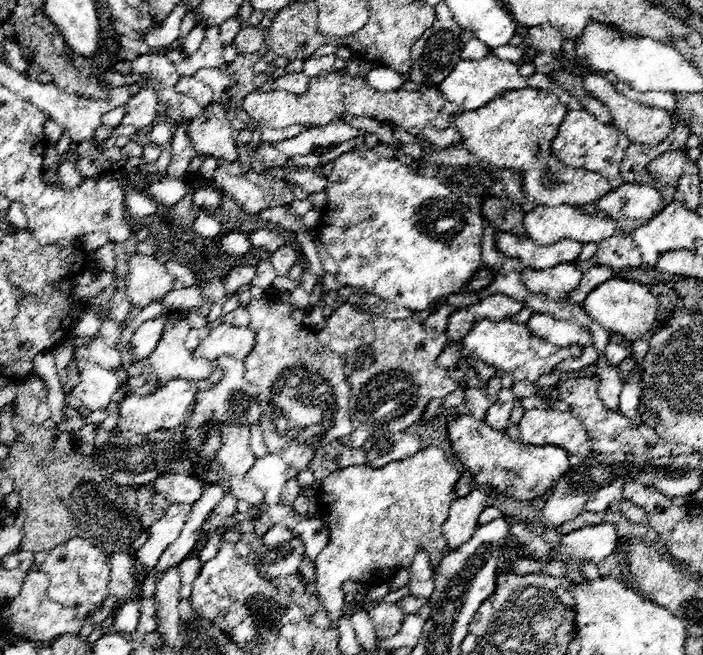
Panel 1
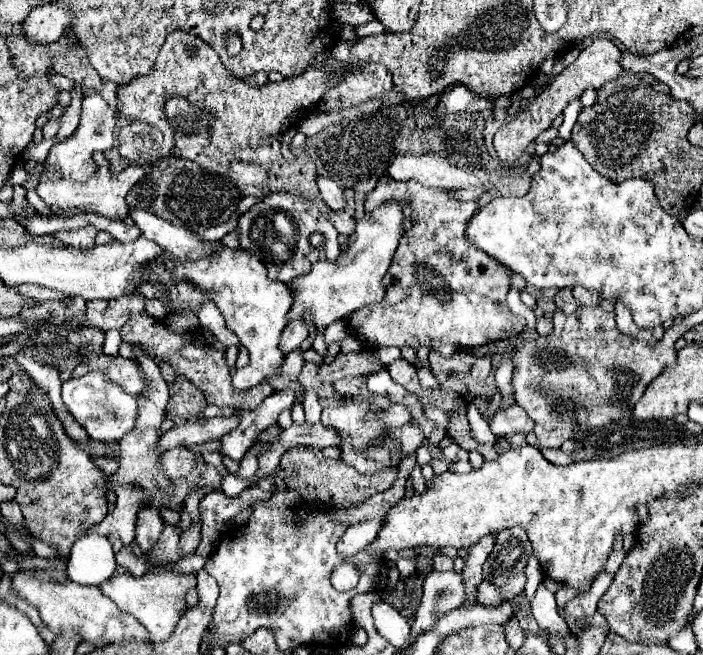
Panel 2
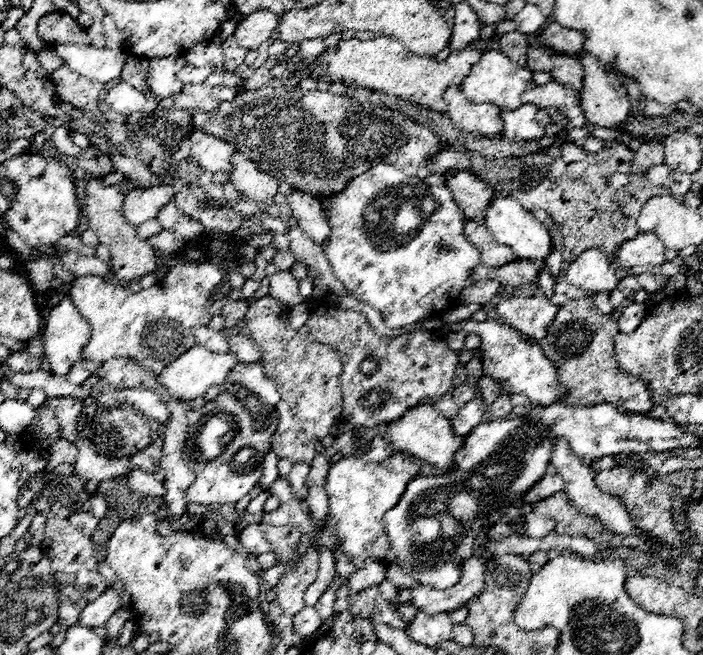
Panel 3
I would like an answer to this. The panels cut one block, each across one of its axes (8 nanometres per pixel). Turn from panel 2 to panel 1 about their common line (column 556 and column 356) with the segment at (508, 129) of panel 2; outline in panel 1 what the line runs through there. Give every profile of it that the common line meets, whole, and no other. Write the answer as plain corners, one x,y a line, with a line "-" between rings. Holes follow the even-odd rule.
322,70
318,76
312,76
304,94
290,94
284,90
270,90
270,92
252,92
244,98
242,110
246,112
250,122
260,122
262,126
270,128
286,128
290,124
310,124
326,126
338,120
340,114
352,116
368,116
376,120
392,120
396,126
404,128
406,132
424,138
430,142
432,148
440,150
454,142
460,142
460,134
450,120
452,114
460,112
460,106
448,102
440,90
426,90
426,92
410,92
404,88
396,88
390,92
374,90
364,76
340,76
338,72

